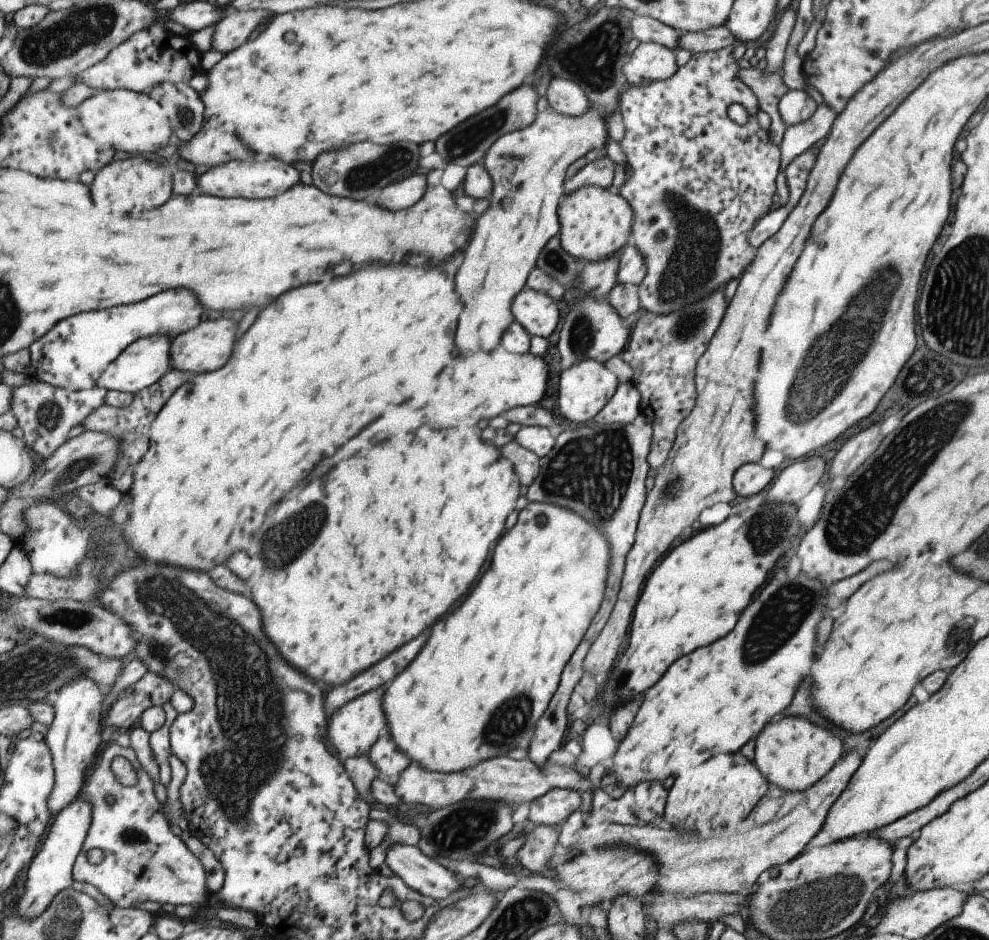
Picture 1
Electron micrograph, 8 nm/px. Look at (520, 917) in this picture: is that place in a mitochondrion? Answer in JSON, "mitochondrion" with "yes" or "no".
{"mitochondrion":"yes"}

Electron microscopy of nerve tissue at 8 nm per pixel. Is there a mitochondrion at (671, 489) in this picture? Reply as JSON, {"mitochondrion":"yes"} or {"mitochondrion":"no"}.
{"mitochondrion":"yes"}

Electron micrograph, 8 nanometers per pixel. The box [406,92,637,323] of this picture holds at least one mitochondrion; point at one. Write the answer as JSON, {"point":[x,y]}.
{"point":[466,140]}

